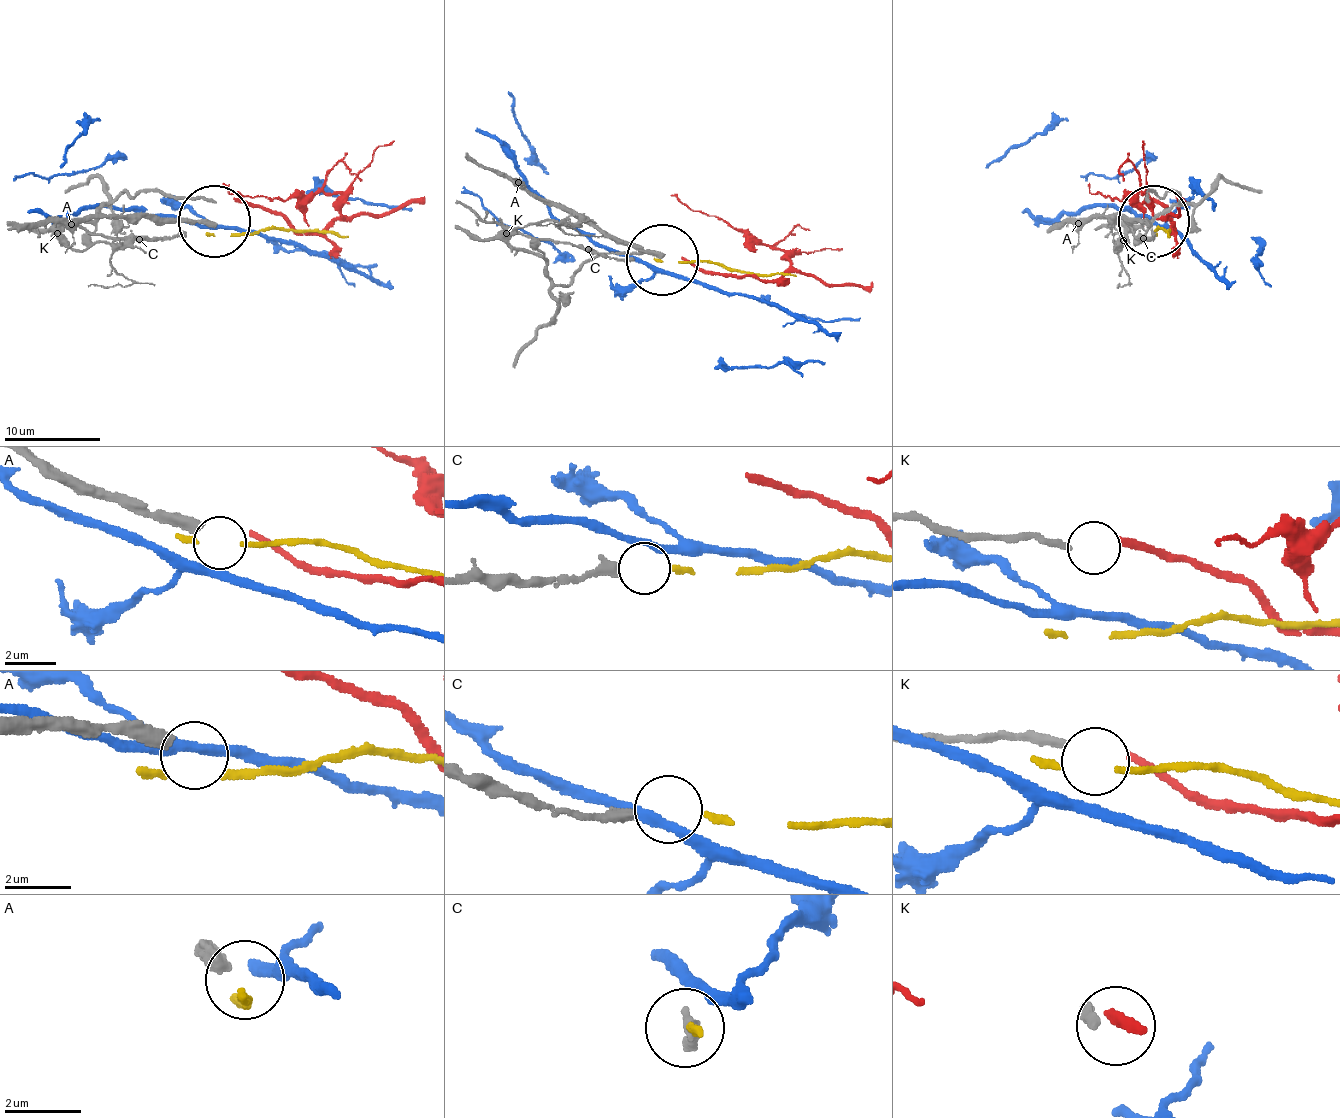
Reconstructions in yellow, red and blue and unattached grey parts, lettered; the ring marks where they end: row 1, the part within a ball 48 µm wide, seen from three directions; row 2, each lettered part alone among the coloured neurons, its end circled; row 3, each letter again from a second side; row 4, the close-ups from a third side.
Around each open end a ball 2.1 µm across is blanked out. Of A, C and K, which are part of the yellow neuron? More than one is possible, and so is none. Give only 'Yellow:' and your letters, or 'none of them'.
Yellow: C

